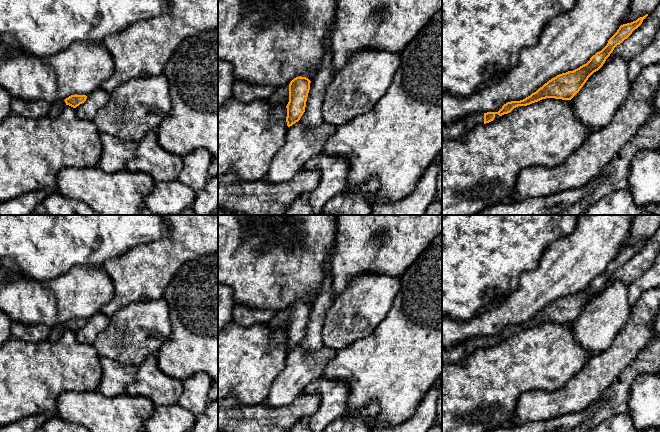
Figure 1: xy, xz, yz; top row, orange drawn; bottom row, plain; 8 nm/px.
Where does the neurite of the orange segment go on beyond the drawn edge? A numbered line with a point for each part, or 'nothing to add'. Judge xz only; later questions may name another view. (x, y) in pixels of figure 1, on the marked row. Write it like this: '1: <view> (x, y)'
1: xz (282, 92)

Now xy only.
1: xy (57, 107)

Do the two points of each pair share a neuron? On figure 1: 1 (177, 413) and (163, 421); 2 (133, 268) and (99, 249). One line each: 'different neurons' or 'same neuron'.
1: same neuron
2: different neurons

